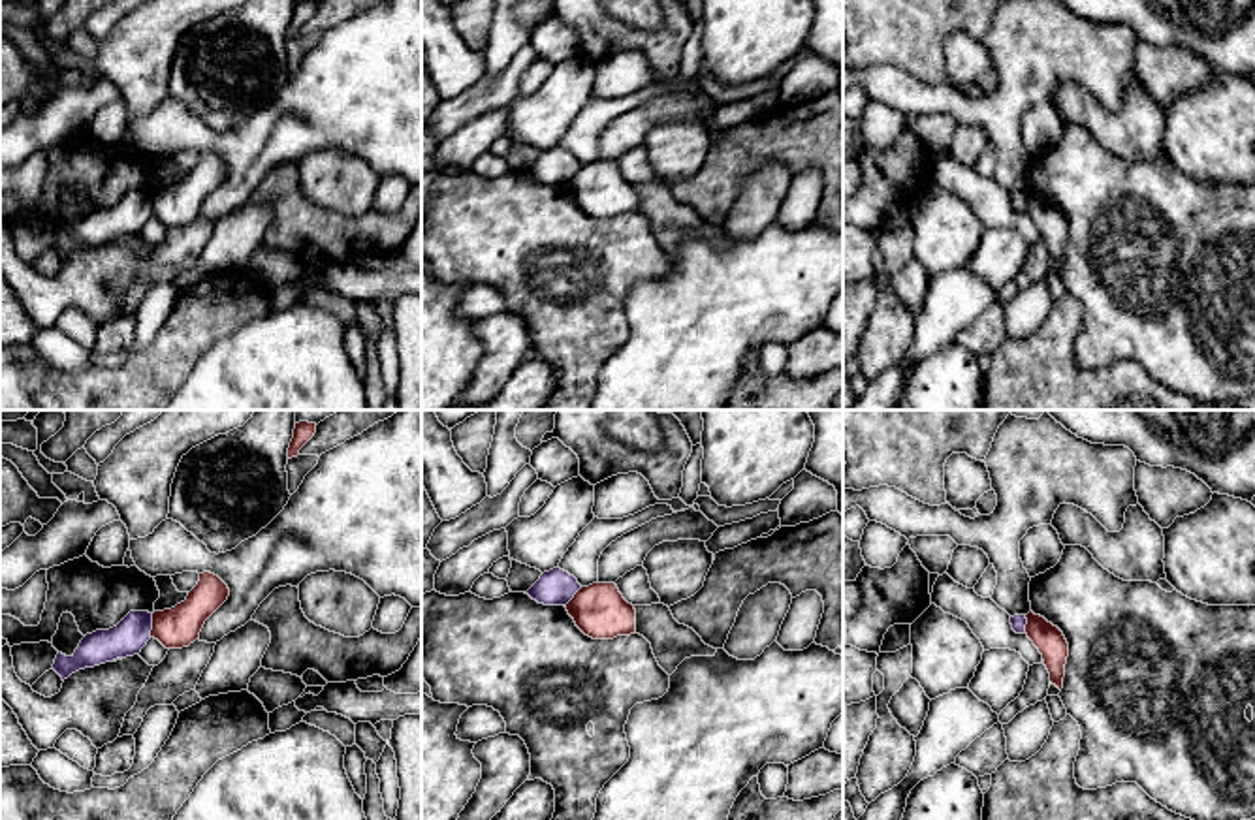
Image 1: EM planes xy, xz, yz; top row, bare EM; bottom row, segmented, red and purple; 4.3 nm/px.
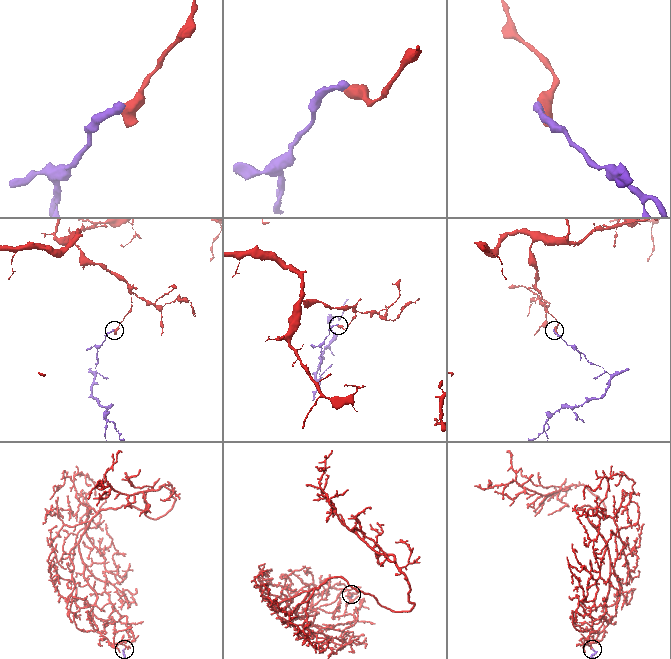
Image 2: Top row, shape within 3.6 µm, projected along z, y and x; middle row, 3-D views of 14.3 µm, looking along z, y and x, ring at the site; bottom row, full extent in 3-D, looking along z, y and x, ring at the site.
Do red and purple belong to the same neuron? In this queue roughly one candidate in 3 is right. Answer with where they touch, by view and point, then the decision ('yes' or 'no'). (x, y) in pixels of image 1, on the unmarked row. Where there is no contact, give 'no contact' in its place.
xy (153, 204) | no

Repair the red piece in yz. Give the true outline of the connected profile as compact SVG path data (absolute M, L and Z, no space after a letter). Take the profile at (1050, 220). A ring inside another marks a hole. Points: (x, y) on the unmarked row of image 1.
M1029 190L1025 194L1025 213L1042 233L1044 244L1050 252L1050 261L1063 267L1065 243L1069 235L1069 222L1063 211L1048 201L1044 196Z

